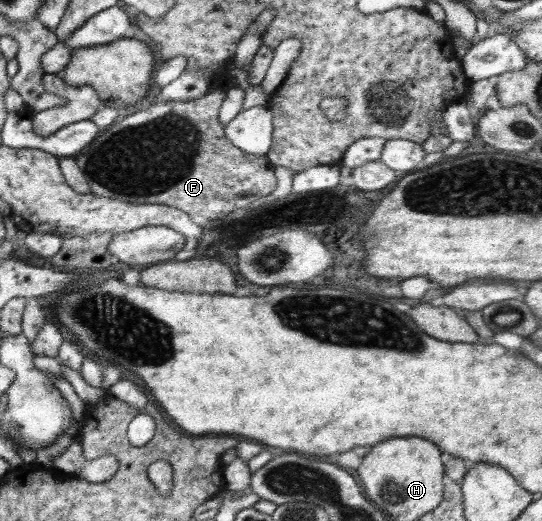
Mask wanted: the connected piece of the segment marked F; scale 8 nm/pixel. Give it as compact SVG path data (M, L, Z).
M215 88L206 95L198 97L198 99L192 99L192 101L168 101L168 103L152 104L146 110L124 113L118 121L106 128L106 131L102 131L92 143L86 145L86 147L82 148L73 156L80 171L83 173L86 183L90 186L92 195L96 195L96 197L106 197L108 199L120 199L120 202L133 205L157 204L158 206L176 207L176 209L188 213L191 217L199 215L211 221L218 219L223 220L235 209L248 209L260 203L264 197L276 189L277 171L273 169L267 157L256 157L256 155L246 153L242 151L242 149L238 149L235 145L232 145L232 143L226 139L226 135L224 135L226 124L220 123L219 117L219 109L226 95L226 91Z

